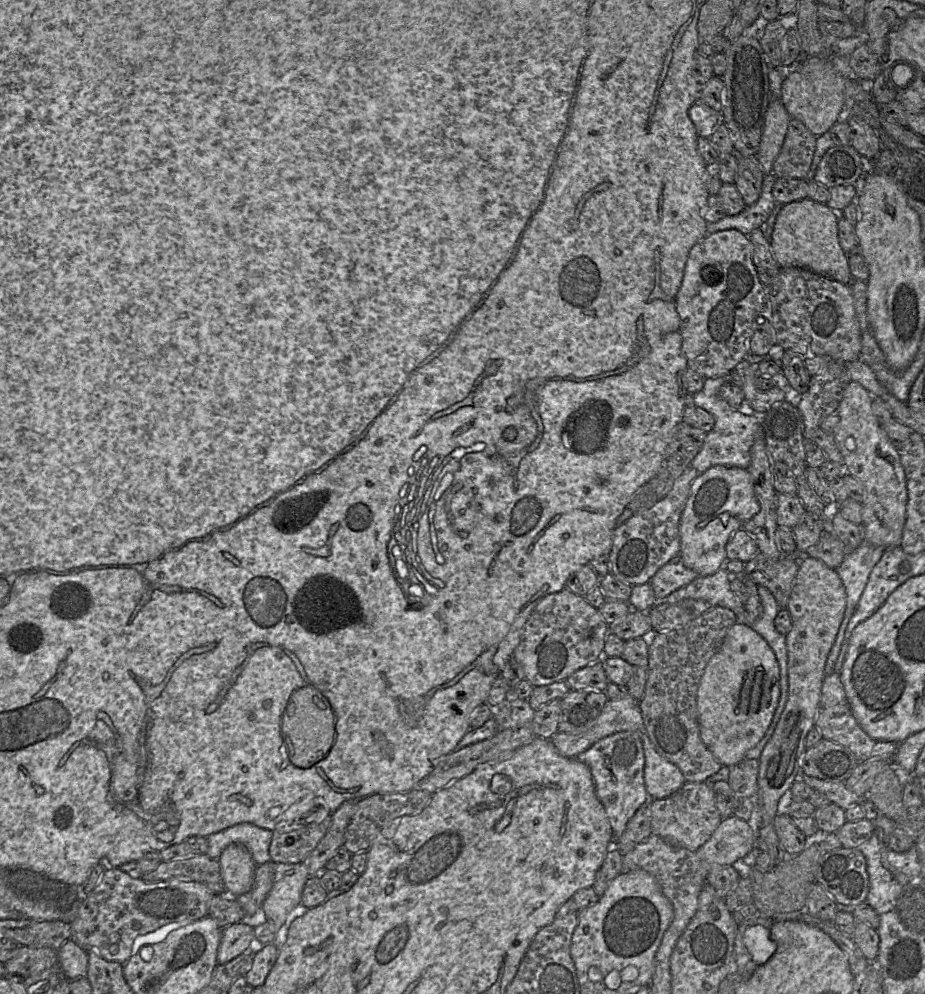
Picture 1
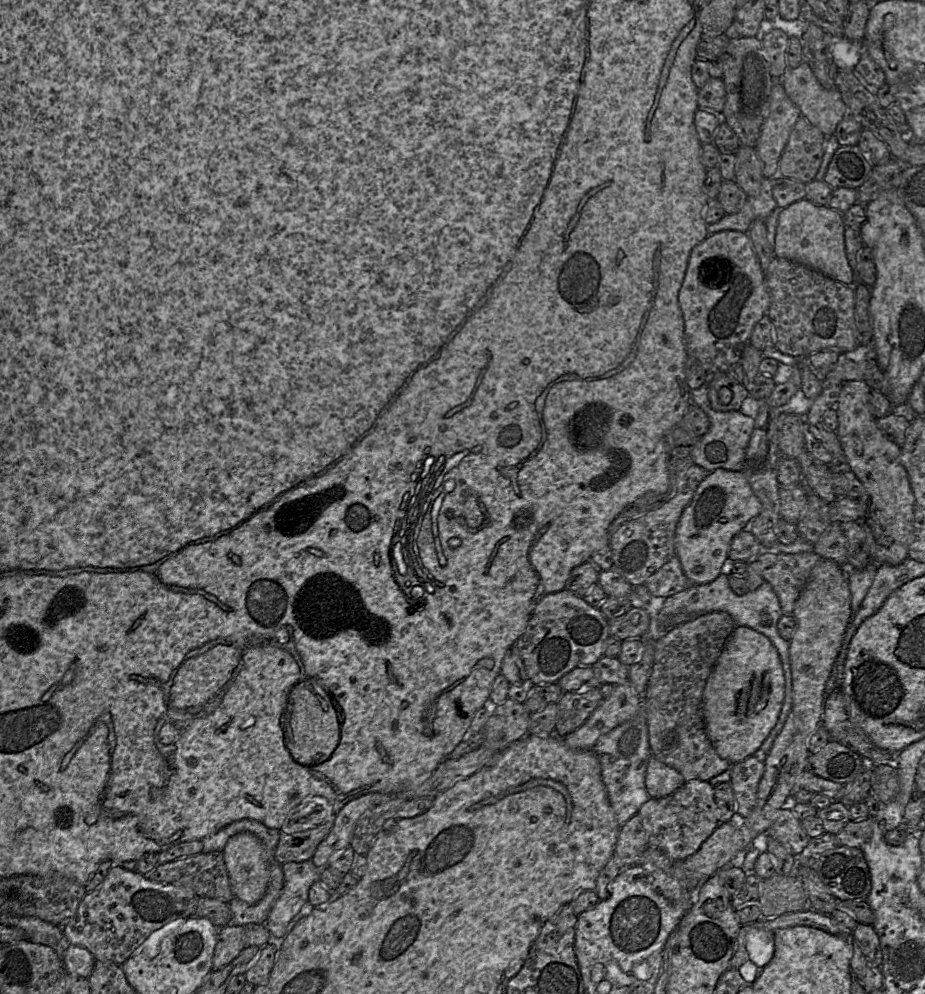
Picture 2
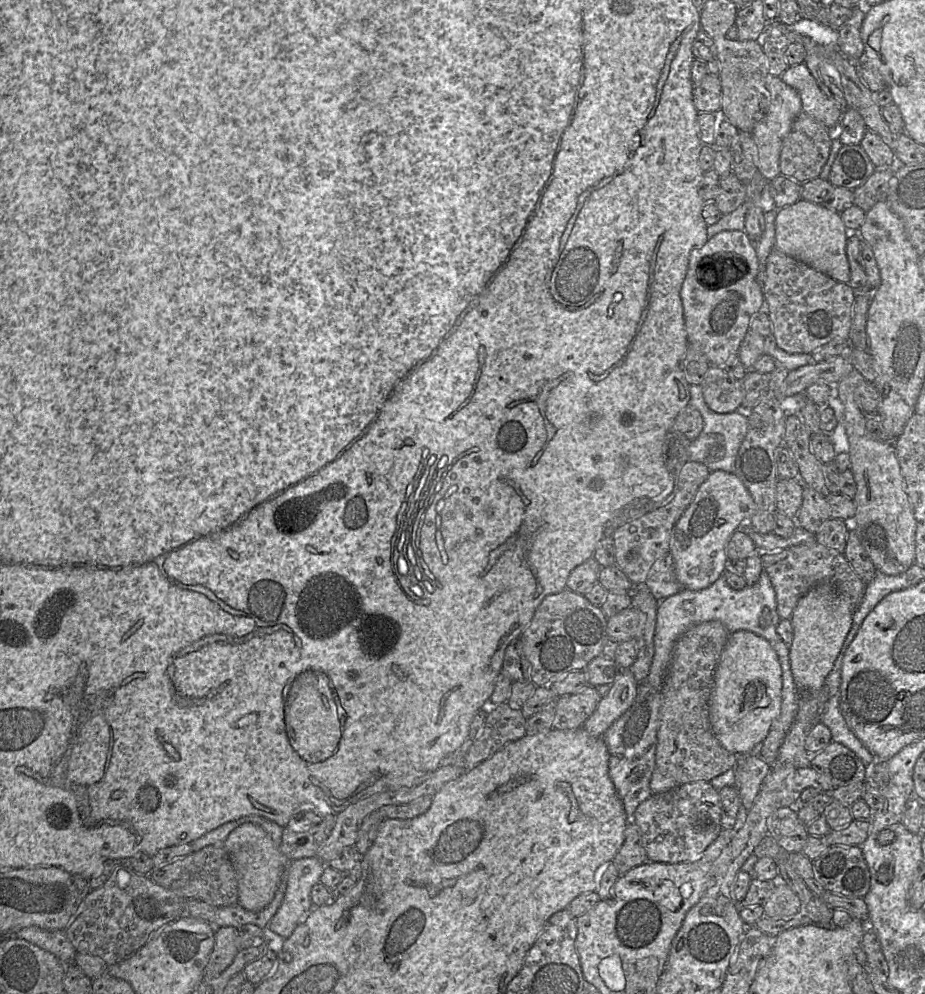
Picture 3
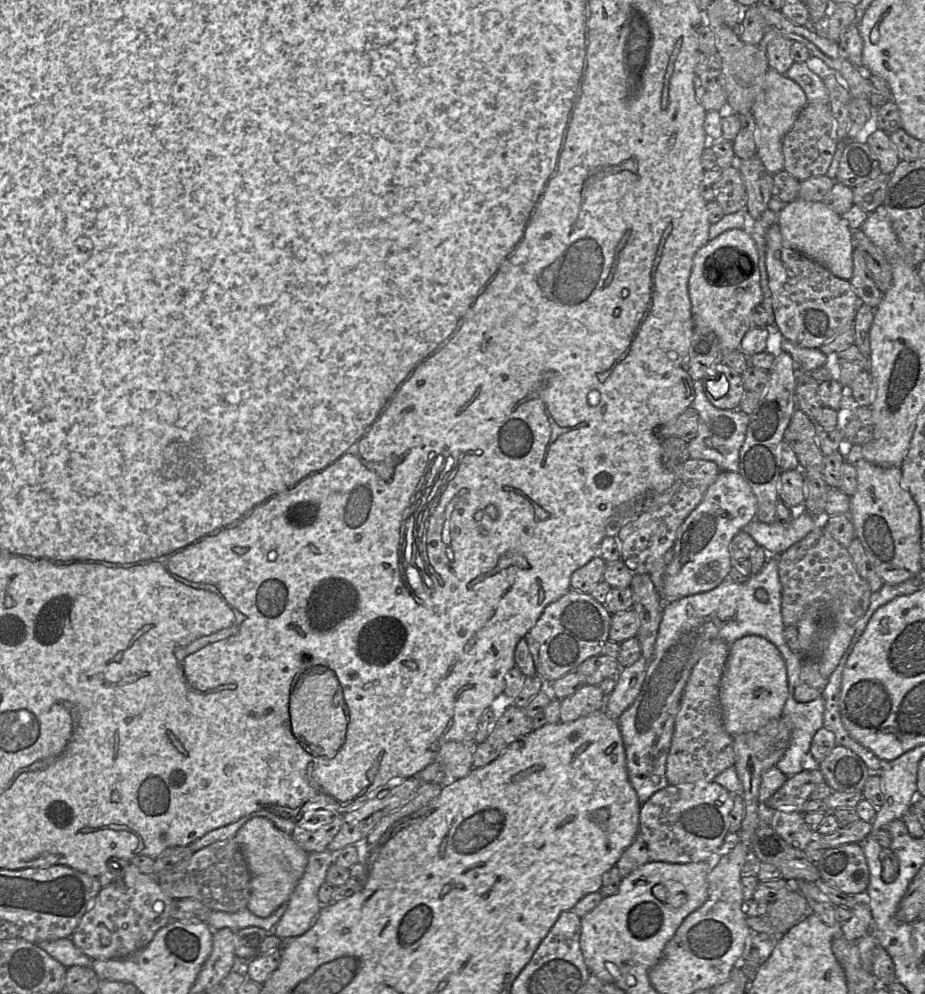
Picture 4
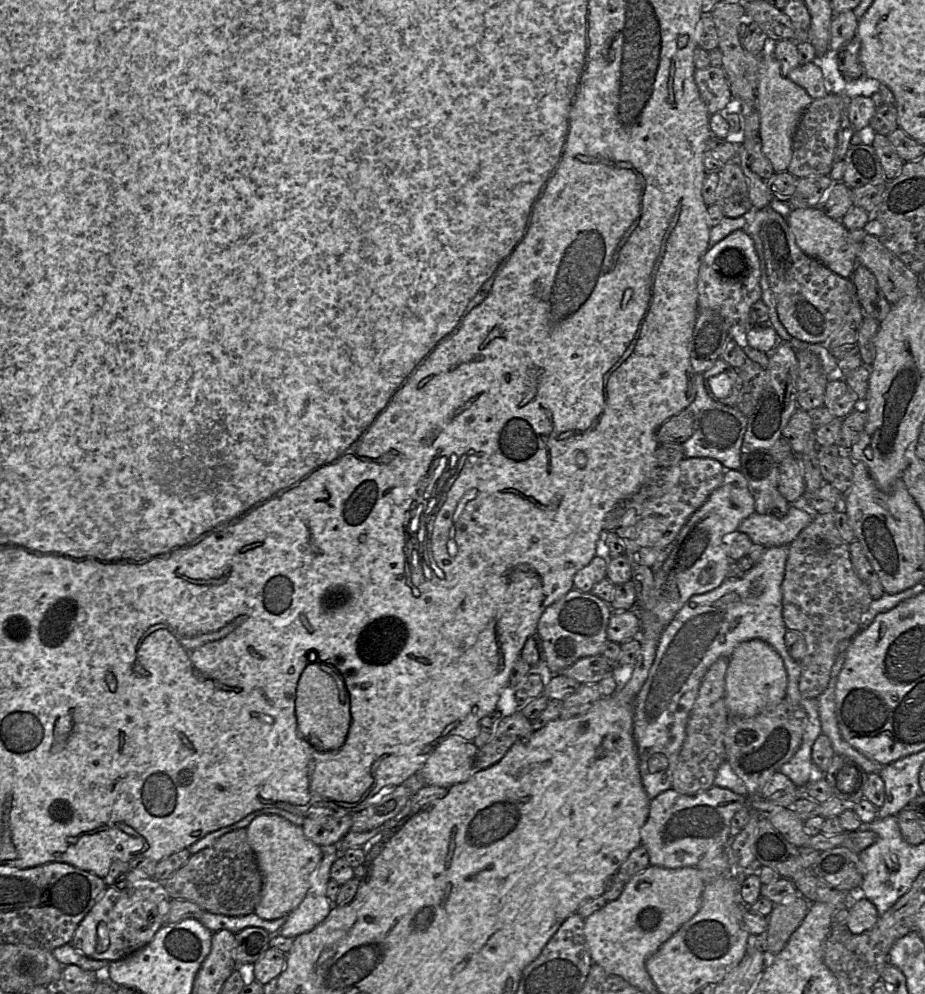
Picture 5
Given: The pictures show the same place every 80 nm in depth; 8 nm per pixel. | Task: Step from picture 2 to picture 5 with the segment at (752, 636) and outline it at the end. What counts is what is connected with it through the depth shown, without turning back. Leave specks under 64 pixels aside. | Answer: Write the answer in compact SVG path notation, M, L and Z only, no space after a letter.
M754 639L734 649L725 675L725 705L729 716L750 718L771 710L786 697L786 690L787 672L783 660L769 644Z

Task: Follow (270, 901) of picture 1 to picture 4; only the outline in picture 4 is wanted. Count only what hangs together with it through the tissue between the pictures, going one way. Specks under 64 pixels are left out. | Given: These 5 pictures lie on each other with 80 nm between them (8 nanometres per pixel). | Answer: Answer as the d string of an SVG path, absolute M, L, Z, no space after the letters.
M328 850L308 853L304 874L297 883L283 916L269 933L285 941L304 934L312 927L322 909L318 890L325 882L334 855Z

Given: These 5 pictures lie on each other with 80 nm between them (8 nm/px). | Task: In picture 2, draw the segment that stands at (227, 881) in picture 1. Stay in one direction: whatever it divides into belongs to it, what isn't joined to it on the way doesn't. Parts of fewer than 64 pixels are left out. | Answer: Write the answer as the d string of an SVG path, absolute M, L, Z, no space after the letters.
M241 832L230 837L222 853L234 897L249 904L260 901L270 881L270 858L261 841Z

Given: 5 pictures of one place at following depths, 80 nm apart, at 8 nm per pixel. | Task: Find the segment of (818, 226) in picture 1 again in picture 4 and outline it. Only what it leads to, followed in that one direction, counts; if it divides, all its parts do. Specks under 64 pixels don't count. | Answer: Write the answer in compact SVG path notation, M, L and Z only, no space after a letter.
M796 198L782 206L777 223L785 243L795 251L816 261L828 269L834 276L849 281L853 275L852 230L846 221L836 212L820 202Z

